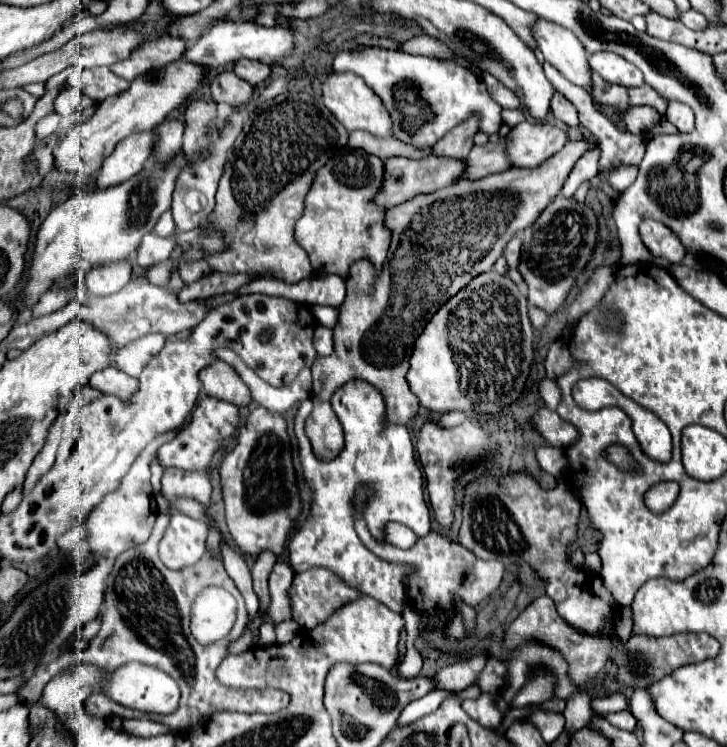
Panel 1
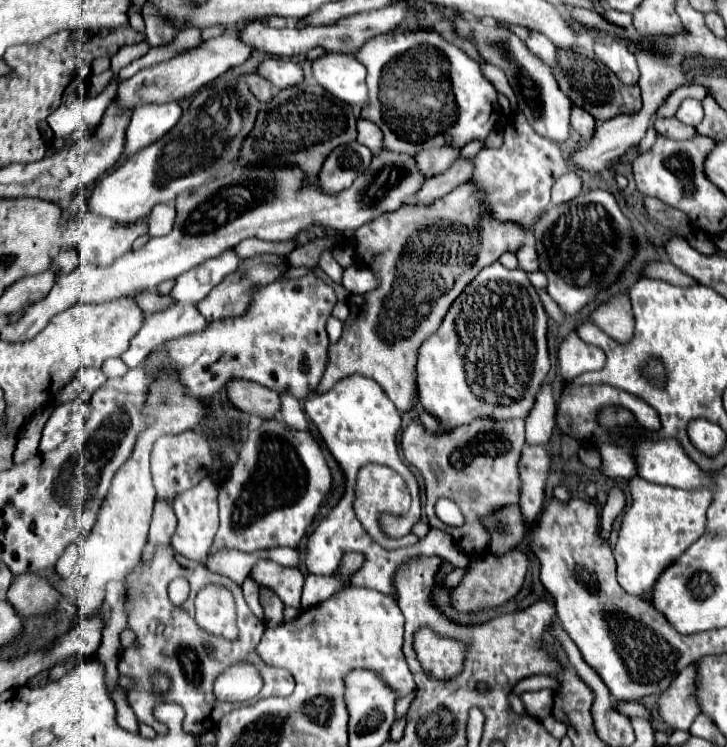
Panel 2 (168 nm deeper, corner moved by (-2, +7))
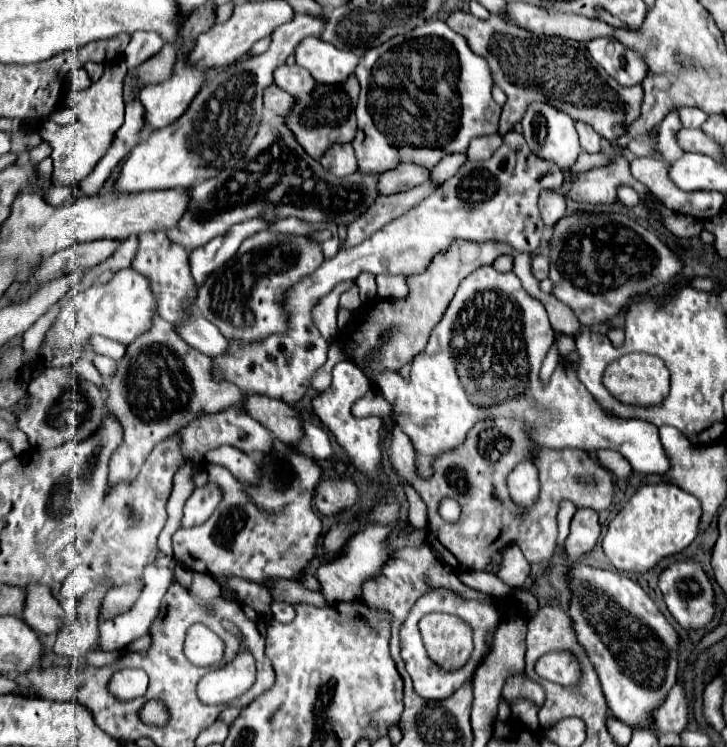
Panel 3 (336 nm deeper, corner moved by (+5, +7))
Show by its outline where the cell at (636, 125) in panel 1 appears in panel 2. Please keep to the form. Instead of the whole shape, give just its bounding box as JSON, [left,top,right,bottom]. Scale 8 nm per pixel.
[652,117,696,139]

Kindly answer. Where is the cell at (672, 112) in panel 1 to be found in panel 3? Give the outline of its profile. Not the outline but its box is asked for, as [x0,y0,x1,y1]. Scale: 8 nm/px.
[679,107,707,127]

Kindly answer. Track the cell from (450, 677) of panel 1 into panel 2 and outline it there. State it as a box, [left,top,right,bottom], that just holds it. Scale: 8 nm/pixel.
[396,689,416,717]

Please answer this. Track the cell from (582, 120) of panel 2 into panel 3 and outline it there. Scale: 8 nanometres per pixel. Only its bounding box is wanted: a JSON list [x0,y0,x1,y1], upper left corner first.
[575,123,601,153]

